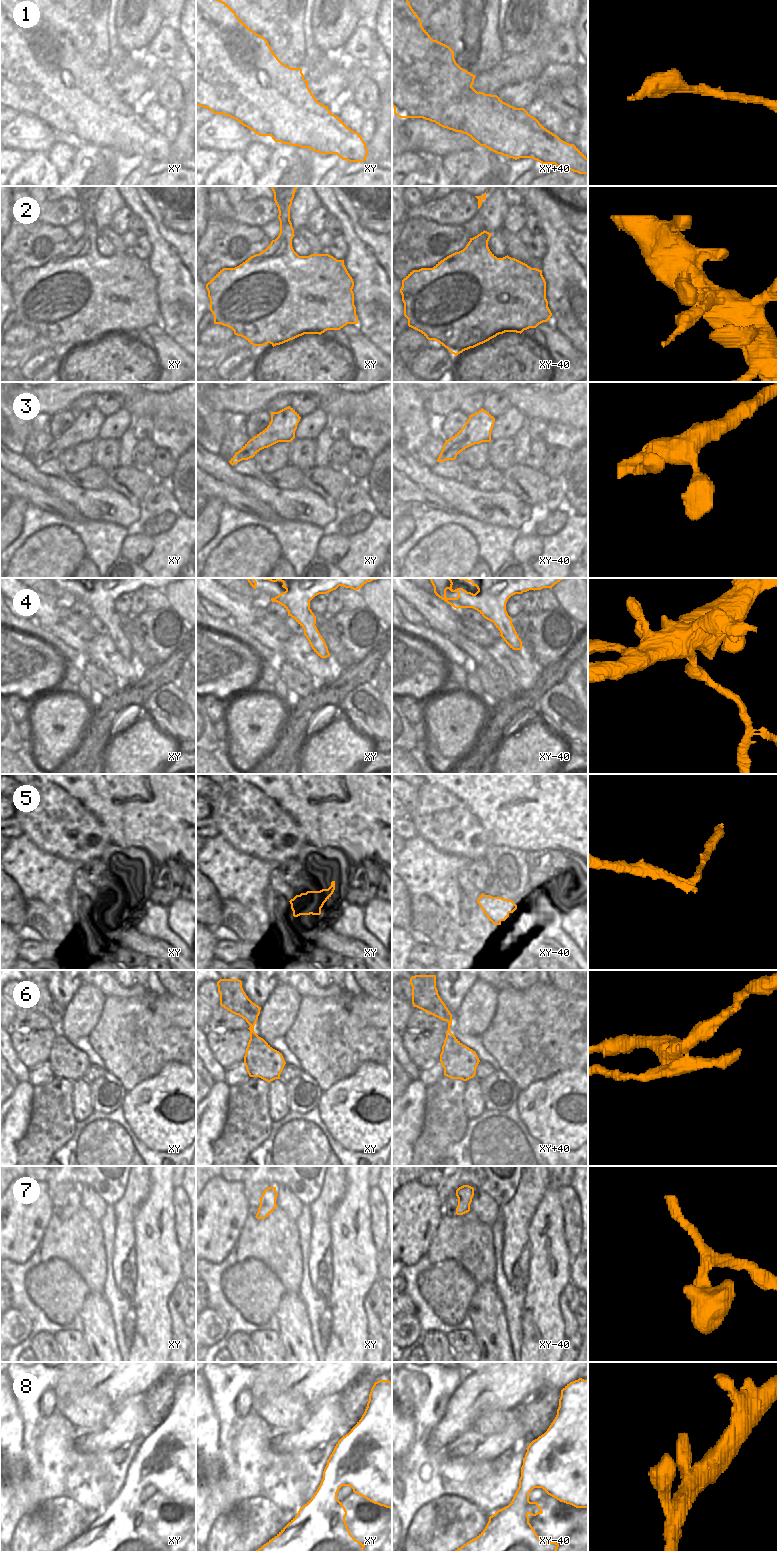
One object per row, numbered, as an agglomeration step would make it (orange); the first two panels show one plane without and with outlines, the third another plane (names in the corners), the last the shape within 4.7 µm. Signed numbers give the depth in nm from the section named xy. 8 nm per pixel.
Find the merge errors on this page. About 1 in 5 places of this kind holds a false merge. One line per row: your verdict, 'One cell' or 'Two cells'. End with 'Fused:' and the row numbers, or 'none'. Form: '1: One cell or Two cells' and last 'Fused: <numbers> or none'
1: One cell
2: One cell
3: One cell
4: Two cells
5: Two cells
6: One cell
7: One cell
8: One cell
Fused: 4, 5

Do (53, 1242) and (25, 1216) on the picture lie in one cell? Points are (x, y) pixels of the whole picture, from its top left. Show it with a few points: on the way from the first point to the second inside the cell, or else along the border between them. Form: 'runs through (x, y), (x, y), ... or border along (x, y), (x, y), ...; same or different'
border along (53, 1214), (38, 1245); different

